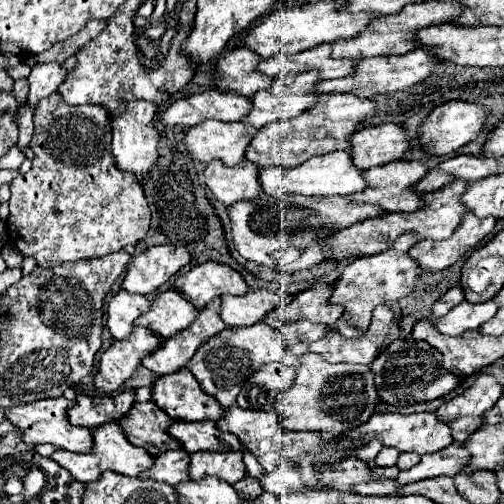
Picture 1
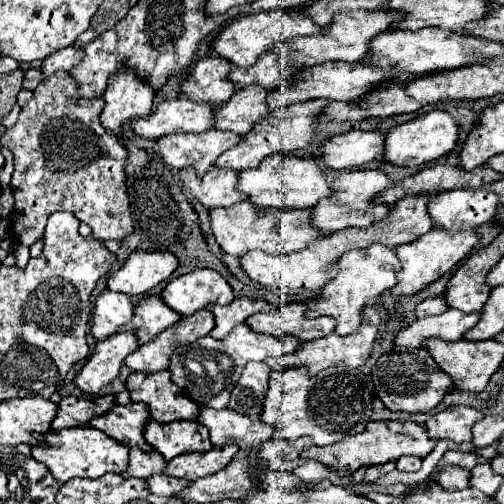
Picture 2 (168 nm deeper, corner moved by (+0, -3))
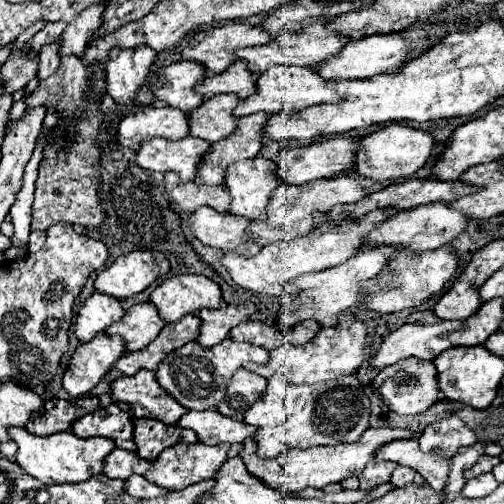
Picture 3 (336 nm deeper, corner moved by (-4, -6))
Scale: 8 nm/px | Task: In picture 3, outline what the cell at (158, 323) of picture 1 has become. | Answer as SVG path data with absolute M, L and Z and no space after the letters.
M139 303L125 311L119 323L113 323L105 329L107 335L119 335L125 341L127 351L145 349L165 327L165 321L159 317L151 303Z

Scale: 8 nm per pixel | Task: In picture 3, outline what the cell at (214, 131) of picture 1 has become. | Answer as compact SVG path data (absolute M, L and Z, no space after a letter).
M191 135L169 141L169 139L149 139L139 145L135 163L145 171L175 171L179 179L193 181L197 175L197 165L201 163L203 155L209 151L209 143L203 139L195 139Z

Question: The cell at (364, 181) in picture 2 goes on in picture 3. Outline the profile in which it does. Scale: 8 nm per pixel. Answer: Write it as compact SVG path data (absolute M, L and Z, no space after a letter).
M333 177L333 179L317 179L305 185L279 185L269 199L267 207L267 219L265 221L251 221L247 227L247 233L251 239L259 245L265 247L275 241L289 241L301 235L307 235L313 229L313 211L327 213L335 205L343 203L355 203L361 197L365 197L365 191L359 187L359 183L353 177Z

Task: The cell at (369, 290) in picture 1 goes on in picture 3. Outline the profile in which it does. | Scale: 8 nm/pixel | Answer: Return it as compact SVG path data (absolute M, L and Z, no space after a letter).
M371 249L371 251L357 253L355 257L347 259L341 265L335 265L331 269L323 269L323 271L301 275L293 283L293 287L299 293L293 299L287 293L283 293L279 297L279 325L287 323L287 321L315 319L321 327L333 327L335 325L335 315L339 315L341 311L357 305L357 301L359 301L359 283L379 275L385 265L387 265L385 253L379 251L379 249Z

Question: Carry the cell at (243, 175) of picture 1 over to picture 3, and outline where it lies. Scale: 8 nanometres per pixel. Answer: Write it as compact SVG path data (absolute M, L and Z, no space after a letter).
M173 171L165 173L165 191L183 211L195 211L197 207L207 205L219 213L225 213L231 203L225 185L197 185L193 181L181 183L179 175Z

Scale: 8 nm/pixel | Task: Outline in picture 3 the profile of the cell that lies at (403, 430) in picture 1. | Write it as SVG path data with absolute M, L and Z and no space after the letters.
M381 427L381 429L367 429L355 443L339 443L335 447L309 447L309 449L293 449L287 451L279 457L273 459L261 459L255 453L255 441L247 439L243 443L243 449L239 451L239 457L243 459L247 471L255 477L259 477L263 483L269 483L269 487L279 487L285 485L289 491L303 491L305 487L315 487L315 489L323 489L329 483L339 483L343 477L347 475L359 475L363 471L363 467L367 465L367 461L375 459L375 451L385 445L391 443L395 439L409 439L409 437L417 437L415 433L407 431L407 429L391 429L391 427Z

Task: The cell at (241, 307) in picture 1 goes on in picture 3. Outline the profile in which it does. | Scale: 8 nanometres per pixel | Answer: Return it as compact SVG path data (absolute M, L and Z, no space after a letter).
M239 303L239 305L221 305L219 309L201 309L199 319L201 319L201 331L197 335L197 343L203 347L213 347L219 341L223 341L229 331L245 321L251 313L255 313L253 303Z

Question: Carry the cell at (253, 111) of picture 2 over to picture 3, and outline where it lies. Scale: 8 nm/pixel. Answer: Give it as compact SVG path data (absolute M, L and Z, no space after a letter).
M237 95L209 97L207 103L201 103L189 113L189 135L207 143L215 143L231 135L237 125L233 109L239 105L239 101L241 99Z

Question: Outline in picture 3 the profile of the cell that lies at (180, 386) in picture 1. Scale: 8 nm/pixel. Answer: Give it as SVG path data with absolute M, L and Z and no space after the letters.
M139 371L135 377L119 377L111 383L111 399L129 403L131 417L151 417L175 425L183 409L165 389L159 387L153 371Z

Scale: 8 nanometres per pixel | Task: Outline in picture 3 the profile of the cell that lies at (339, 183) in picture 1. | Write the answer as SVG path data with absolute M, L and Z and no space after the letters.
M245 159L227 167L225 187L231 195L229 213L247 217L247 219L267 219L267 203L273 193L281 185L275 175L275 163L269 159Z

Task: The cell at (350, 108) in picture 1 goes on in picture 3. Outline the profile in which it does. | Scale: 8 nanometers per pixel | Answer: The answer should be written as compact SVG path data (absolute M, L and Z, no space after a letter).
M265 113L239 117L233 135L213 143L211 151L203 155L203 163L199 163L197 183L221 185L225 177L225 169L231 163L237 163L241 159L253 159L261 149L261 139L263 139L261 129L263 129L263 121L267 119L269 115Z

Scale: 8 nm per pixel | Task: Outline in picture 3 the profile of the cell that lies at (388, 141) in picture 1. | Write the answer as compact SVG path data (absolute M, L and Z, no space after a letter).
M331 137L331 139L315 141L305 147L281 149L275 157L275 163L277 163L275 173L281 181L285 181L289 185L303 185L303 183L315 181L319 177L335 177L355 165L357 149L359 149L359 141L347 139L347 137Z

